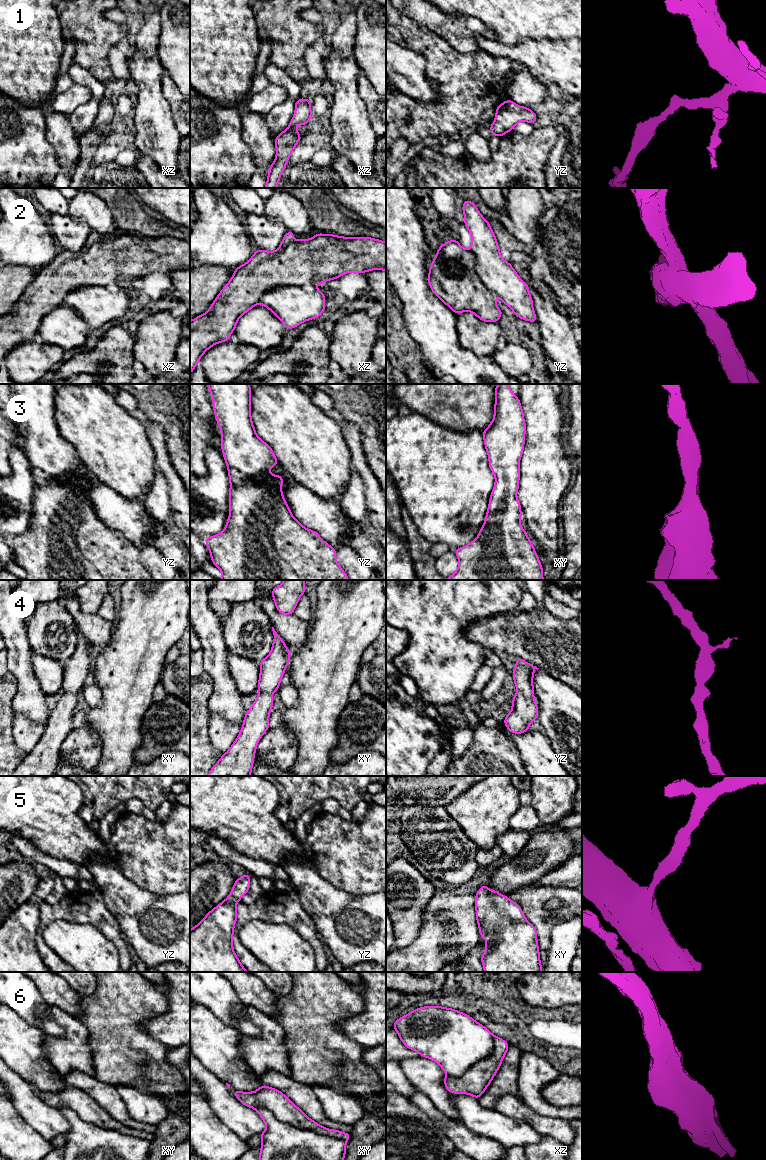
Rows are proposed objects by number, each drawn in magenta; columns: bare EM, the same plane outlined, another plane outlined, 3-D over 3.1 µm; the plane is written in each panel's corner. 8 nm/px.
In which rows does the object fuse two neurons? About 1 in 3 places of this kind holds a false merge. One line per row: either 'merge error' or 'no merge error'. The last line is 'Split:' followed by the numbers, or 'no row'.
1: no merge error
2: merge error
3: no merge error
4: no merge error
5: no merge error
6: merge error
Split: 2, 6

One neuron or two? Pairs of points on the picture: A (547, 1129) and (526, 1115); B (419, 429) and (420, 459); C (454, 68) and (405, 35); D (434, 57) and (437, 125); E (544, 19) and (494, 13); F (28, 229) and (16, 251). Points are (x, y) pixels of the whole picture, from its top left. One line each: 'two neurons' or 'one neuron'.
A: one neuron
B: one neuron
C: one neuron
D: one neuron
E: one neuron
F: one neuron

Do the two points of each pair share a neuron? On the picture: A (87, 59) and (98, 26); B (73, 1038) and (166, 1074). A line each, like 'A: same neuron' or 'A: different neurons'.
A: same neuron
B: different neurons

